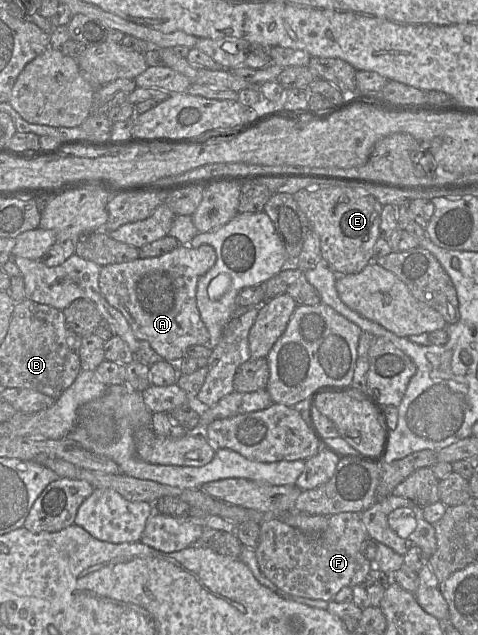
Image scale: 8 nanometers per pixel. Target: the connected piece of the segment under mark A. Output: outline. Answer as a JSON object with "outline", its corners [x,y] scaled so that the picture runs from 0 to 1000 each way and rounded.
{"outline":[[[425,384],[412,391],[374,386],[358,397],[331,405],[287,406],[270,413],[213,419],[207,450],[220,471],[259,496],[291,535],[312,539],[343,567],[370,572],[383,565],[397,545],[439,542],[437,521],[412,483],[412,450],[416,439],[446,420],[452,408],[450,392],[439,386]]]}

